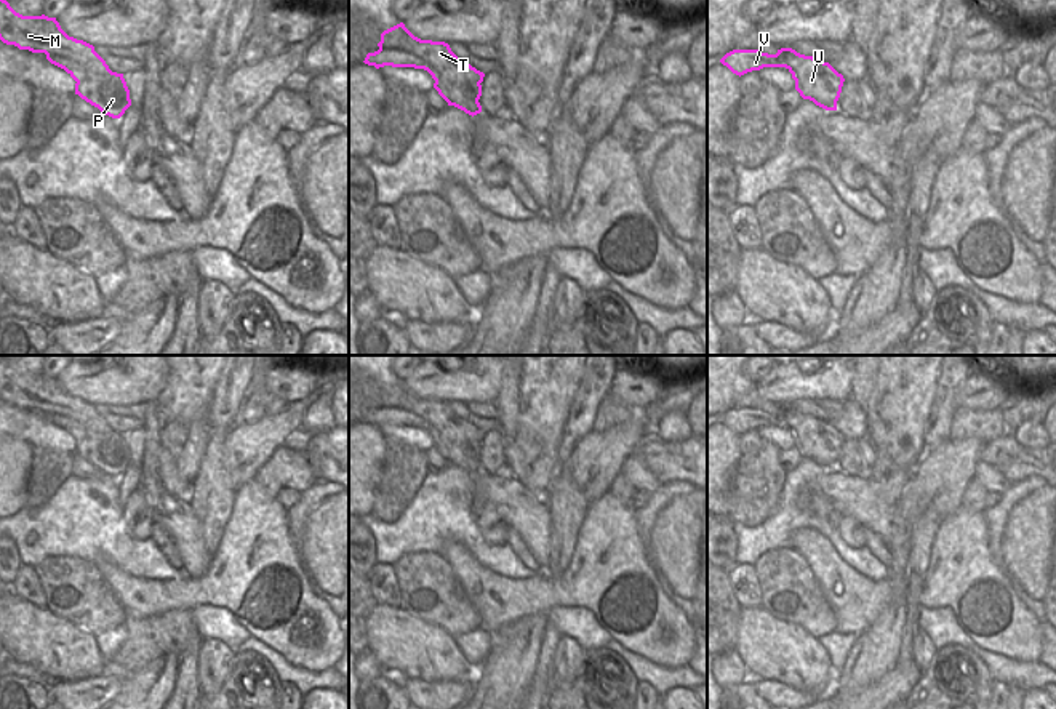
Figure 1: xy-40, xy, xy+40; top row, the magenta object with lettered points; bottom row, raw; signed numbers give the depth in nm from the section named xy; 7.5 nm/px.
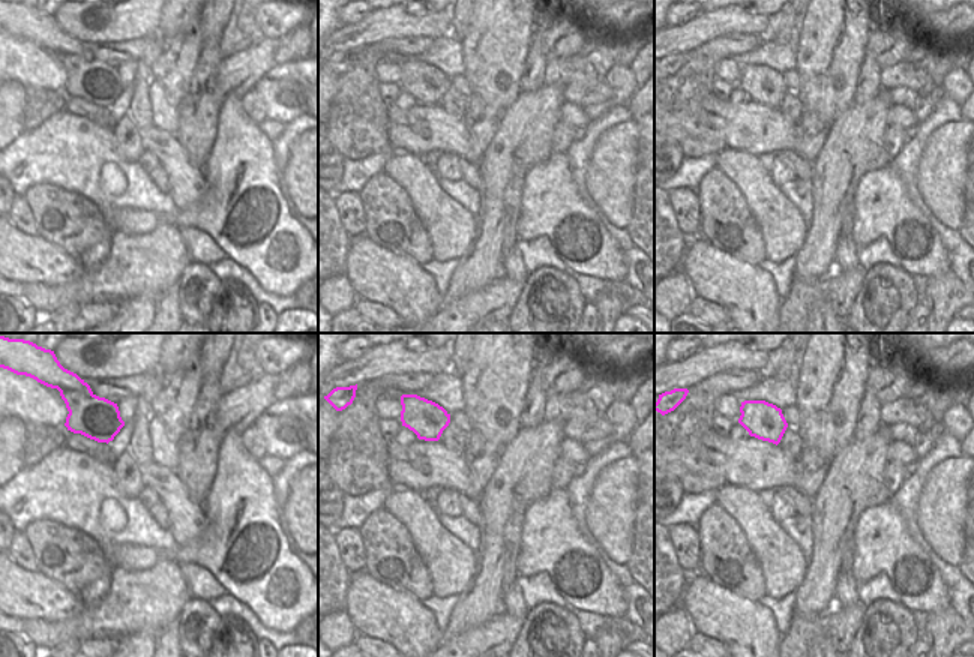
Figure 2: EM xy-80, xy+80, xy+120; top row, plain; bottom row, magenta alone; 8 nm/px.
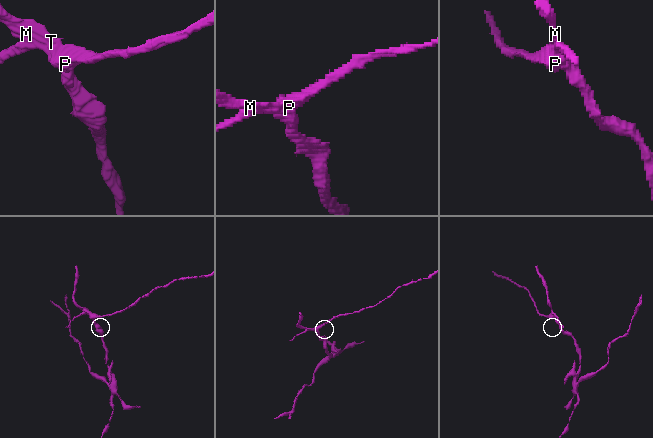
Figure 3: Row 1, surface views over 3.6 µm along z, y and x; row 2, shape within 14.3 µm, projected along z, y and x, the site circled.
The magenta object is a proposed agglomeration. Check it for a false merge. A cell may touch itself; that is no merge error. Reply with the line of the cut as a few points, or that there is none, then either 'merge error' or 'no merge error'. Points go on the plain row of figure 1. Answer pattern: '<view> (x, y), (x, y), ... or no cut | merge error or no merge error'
xy-40 (47, 412), (71, 416), (93, 431), (112, 431) | merge error

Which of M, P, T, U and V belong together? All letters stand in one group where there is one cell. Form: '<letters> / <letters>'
M T U / P V

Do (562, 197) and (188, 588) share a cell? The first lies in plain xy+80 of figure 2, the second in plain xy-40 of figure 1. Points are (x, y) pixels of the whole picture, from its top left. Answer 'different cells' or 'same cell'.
same cell

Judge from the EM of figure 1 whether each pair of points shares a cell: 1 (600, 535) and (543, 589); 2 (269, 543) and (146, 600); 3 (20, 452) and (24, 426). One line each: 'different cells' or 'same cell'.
1: same cell
2: same cell
3: different cells

